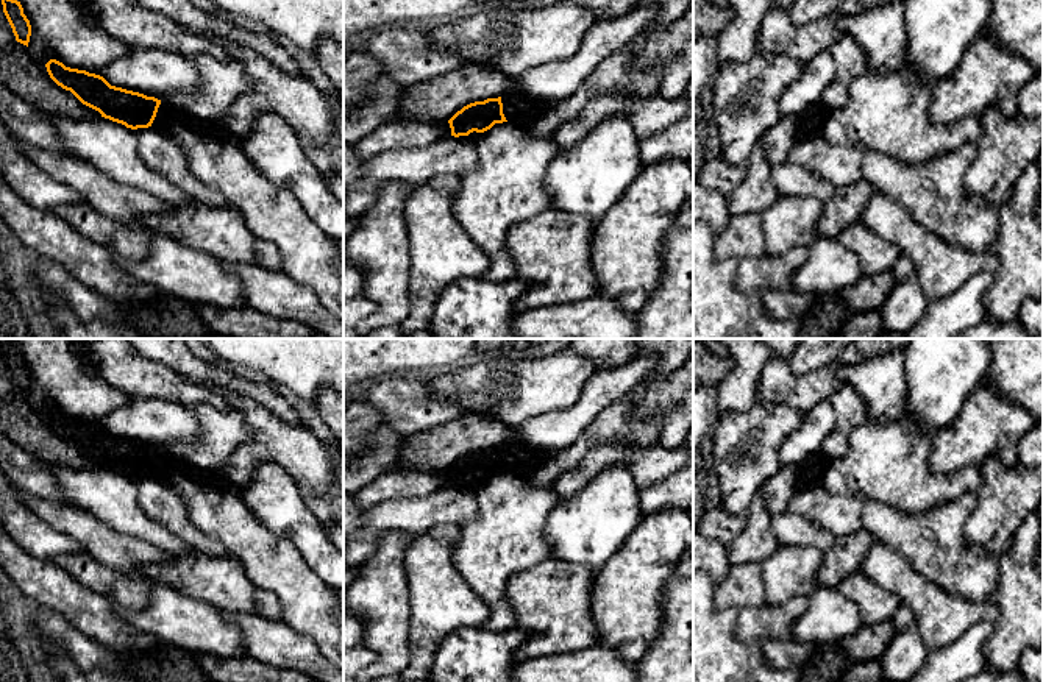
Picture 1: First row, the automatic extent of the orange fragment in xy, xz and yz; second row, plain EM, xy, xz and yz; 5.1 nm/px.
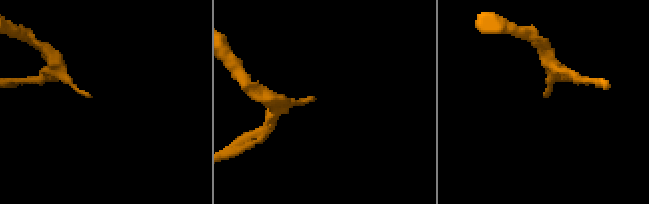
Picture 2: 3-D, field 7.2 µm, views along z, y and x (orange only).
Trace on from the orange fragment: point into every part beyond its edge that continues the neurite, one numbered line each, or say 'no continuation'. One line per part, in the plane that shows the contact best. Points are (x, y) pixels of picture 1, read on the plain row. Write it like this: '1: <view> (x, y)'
1: xy (166, 464)

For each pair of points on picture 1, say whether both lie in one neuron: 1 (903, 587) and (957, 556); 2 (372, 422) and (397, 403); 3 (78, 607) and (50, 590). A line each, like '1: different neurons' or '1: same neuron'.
1: different neurons
2: different neurons
3: same neuron

